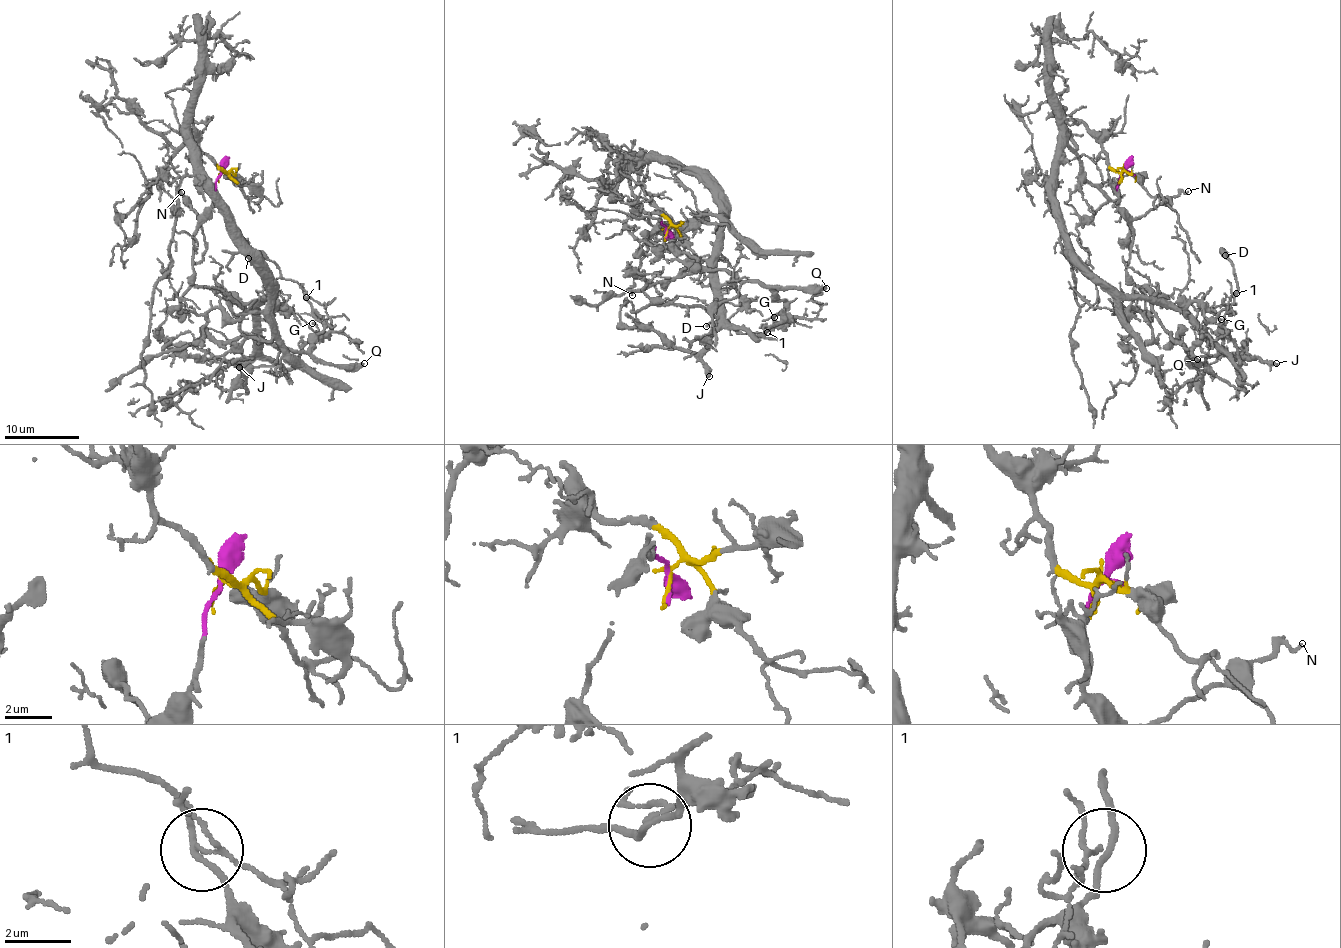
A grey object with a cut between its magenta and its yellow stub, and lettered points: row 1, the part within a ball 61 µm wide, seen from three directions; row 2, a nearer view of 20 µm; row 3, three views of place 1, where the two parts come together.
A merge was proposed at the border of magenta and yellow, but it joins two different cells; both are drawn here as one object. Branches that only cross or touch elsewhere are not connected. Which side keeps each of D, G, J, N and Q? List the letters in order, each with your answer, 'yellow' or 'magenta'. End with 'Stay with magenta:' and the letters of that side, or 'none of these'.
D: magenta
G: yellow
J: yellow
N: magenta
Q: magenta
Stay with magenta: D, N, Q

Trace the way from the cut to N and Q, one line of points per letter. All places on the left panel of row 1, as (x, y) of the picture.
N: (220, 171), (212, 205), (199, 218), (180, 191)
Q: (220, 171), (195, 231), (194, 282), (215, 288), (242, 331), (278, 350), (364, 364)

